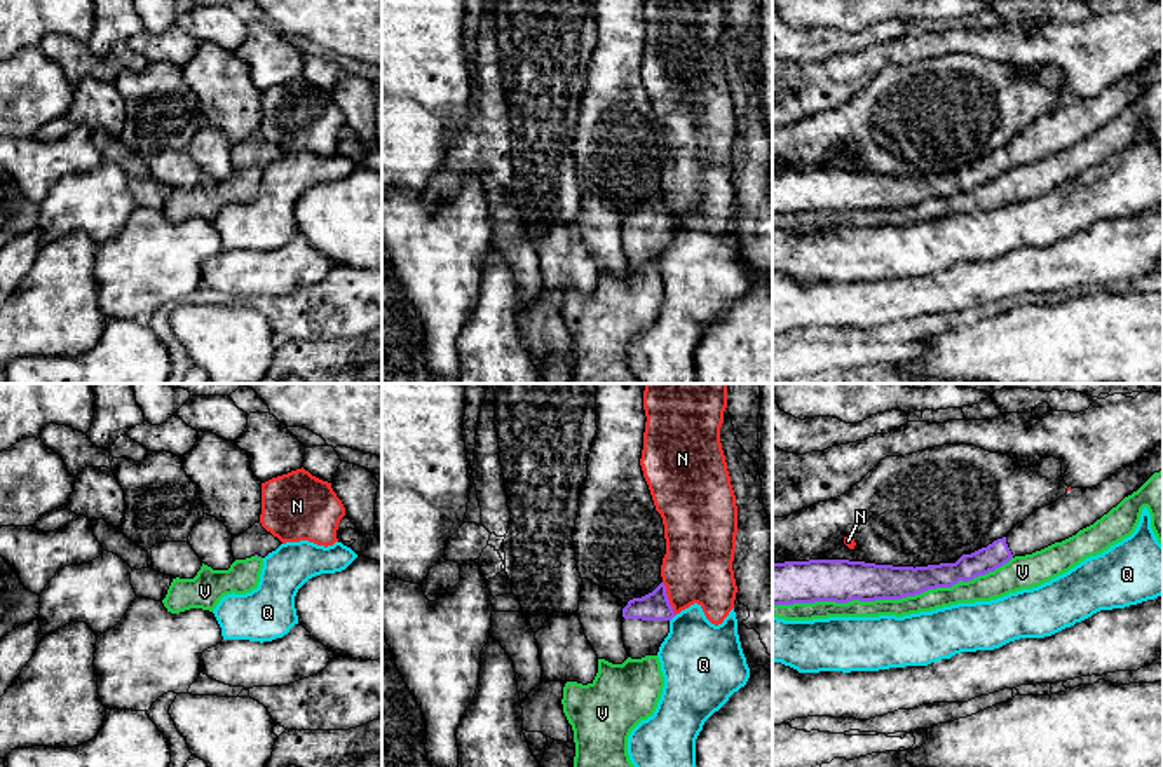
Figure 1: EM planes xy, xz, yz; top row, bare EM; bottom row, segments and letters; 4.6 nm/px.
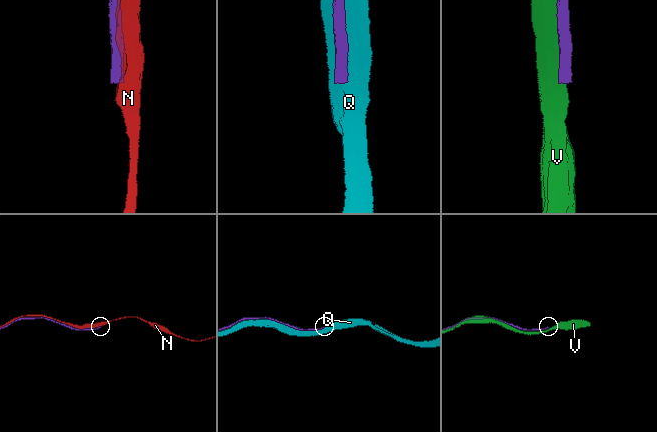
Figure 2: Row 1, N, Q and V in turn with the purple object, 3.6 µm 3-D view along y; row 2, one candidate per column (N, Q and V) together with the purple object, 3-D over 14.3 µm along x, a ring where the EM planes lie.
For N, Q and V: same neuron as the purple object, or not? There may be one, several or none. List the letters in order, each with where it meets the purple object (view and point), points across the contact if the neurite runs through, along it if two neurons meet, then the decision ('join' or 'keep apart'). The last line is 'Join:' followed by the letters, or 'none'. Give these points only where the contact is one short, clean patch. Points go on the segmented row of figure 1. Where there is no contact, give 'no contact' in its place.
N: meets purple in xz at (666, 598); keep apart
Q: meets purple in xz at (672, 617); keep apart
V: meets purple in yz at (891, 598); keep apart
Join: none

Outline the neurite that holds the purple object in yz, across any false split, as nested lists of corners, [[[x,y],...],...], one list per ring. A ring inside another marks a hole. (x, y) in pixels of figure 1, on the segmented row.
[[[1163,445],[1118,469],[1092,488],[1071,488],[1057,502],[1037,509],[1006,537],[956,563],[893,567],[849,560],[772,563],[772,605],[853,600],[901,600],[928,589],[952,587],[1003,567],[1015,556],[1032,554],[1093,525],[1125,497],[1163,471]]]

